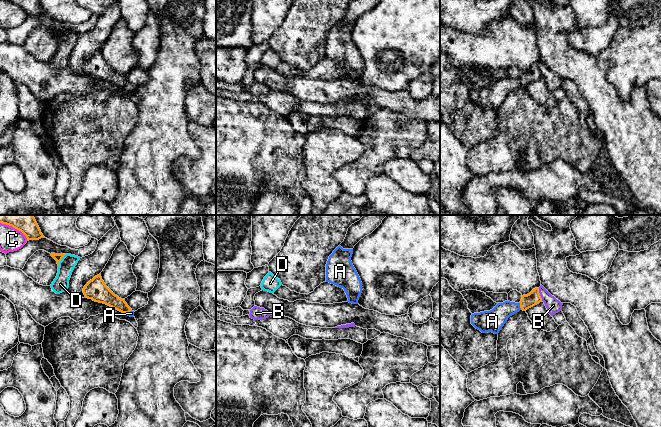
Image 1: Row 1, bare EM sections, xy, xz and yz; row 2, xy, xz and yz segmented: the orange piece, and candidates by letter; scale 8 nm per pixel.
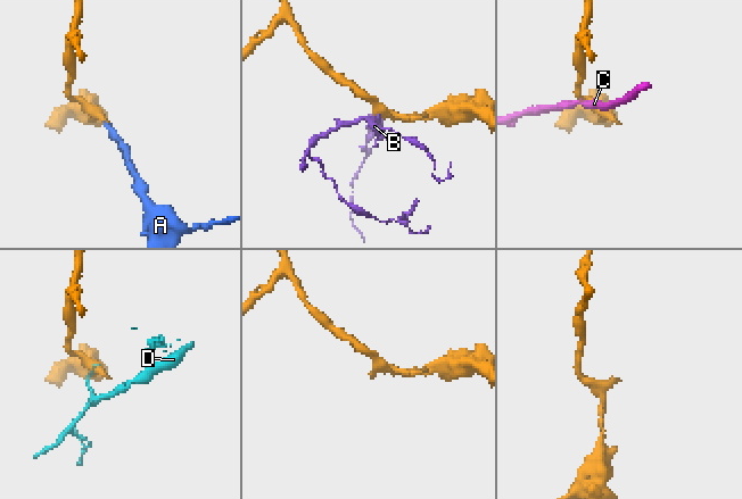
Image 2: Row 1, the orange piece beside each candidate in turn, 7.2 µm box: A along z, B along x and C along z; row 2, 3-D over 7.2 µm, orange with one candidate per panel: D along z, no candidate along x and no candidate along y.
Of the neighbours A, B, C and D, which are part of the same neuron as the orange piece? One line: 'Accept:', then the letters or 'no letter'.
Accept: A

